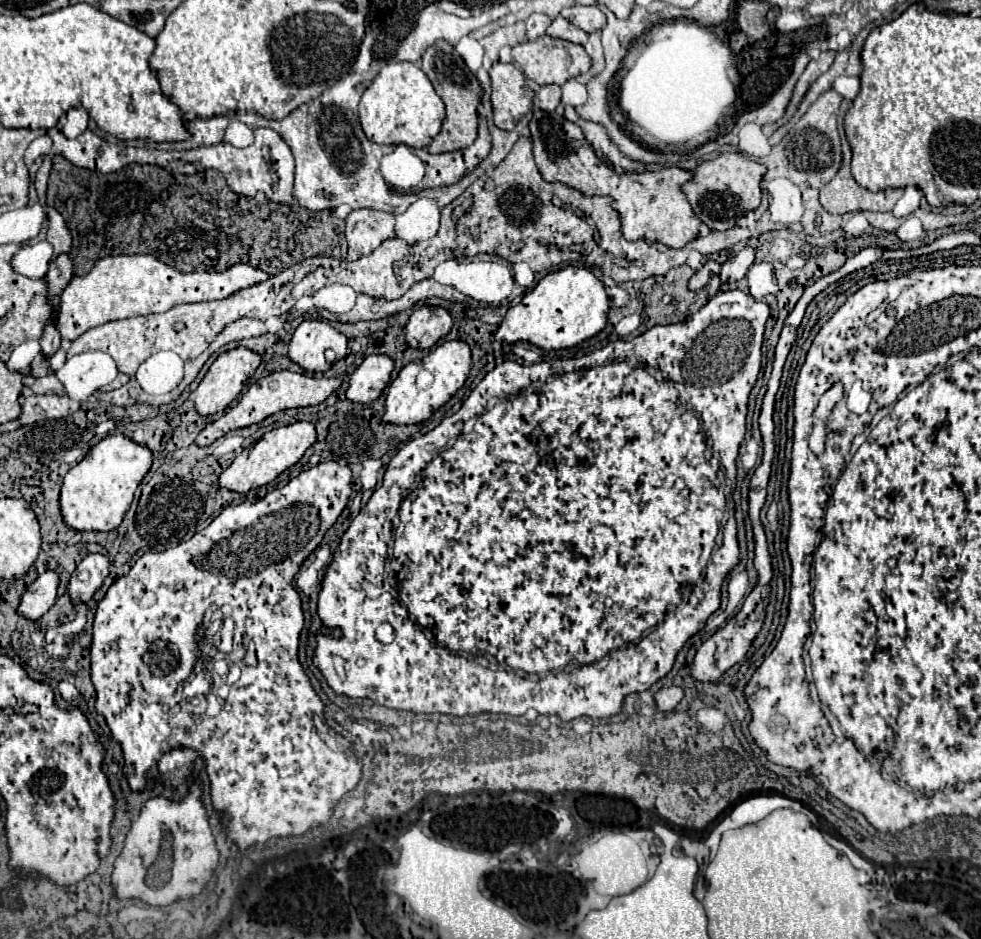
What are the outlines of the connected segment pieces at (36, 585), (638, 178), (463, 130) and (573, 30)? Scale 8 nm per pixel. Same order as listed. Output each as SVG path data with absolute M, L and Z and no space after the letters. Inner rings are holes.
M54 571L42 573L22 595L18 613L30 621L40 619L54 605L56 589L58 589L58 575Z
M534 109L530 131L534 143L534 159L542 177L550 183L560 181L570 187L576 187L586 195L610 195L614 199L614 209L620 213L622 233L628 241L660 241L668 247L680 249L698 237L702 221L690 209L690 203L682 193L682 185L692 179L690 171L670 167L660 169L656 173L618 175L596 157L582 131L558 113Z
M436 41L426 49L422 55L420 69L428 75L432 81L436 93L442 97L446 105L446 117L442 123L442 131L428 147L430 153L446 153L446 151L458 151L474 143L478 137L478 105L482 99L482 87L476 79L476 75L466 67L464 59L456 53L456 49L446 41Z
M556 17L552 21L552 25L548 27L546 31L550 37L556 37L556 39L564 39L564 41L572 41L572 43L580 43L580 45L586 45L588 41L588 33L578 29L576 25L572 25L570 21L566 21L564 17Z

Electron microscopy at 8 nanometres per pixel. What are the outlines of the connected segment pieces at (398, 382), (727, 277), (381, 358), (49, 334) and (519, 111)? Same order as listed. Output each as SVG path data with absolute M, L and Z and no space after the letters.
M446 341L434 347L424 359L408 363L388 389L384 421L394 425L416 425L426 421L464 385L470 367L472 367L472 355L470 355L470 347L464 341Z
M744 247L738 255L734 255L732 259L728 259L728 261L722 265L720 279L722 279L724 283L736 283L736 281L740 281L740 279L746 275L748 267L752 265L752 261L754 261L754 249Z
M368 355L362 365L352 373L346 399L352 403L372 403L390 381L394 361L386 355Z
M50 323L42 335L42 355L44 357L52 357L60 347L60 333L56 331L56 327Z
M494 63L490 79L494 123L500 129L514 129L516 123L532 109L534 89L530 93L528 79L514 63Z

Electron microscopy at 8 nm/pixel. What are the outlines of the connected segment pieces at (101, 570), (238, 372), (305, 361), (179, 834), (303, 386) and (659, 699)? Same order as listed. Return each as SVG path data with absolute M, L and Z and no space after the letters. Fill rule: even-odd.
M88 555L82 559L82 563L76 567L70 585L68 585L68 593L70 593L70 601L74 605L78 603L86 603L94 597L94 593L102 587L104 579L108 577L108 559L104 555Z
M236 347L232 351L226 351L222 355L218 355L218 359L210 365L208 373L200 381L198 389L194 391L196 411L200 415L214 415L218 411L226 411L230 407L230 403L242 393L242 389L246 387L248 379L254 375L254 371L256 371L256 367L260 363L262 363L260 355L250 351L250 349L246 349L246 347Z
M306 319L296 327L290 339L288 357L304 371L324 373L330 369L330 365L324 359L324 351L332 349L336 357L342 359L346 355L346 345L348 345L346 337L328 323Z
M192 783L188 797L180 803L168 801L164 797L154 797L154 799L144 803L140 817L132 823L130 833L126 835L122 853L114 861L114 871L112 871L114 897L118 897L118 899L140 899L142 903L148 903L148 905L170 905L170 903L180 901L180 899L190 899L206 887L214 869L218 867L220 853L216 849L216 843L214 843L200 795L202 795L200 787L196 783ZM164 833L170 833L174 837L172 879L162 889L150 889L144 883L144 877L146 877L148 867L160 855L160 845L162 845Z
M276 371L260 381L256 381L244 395L242 399L238 401L236 407L228 409L220 419L216 419L214 423L208 423L200 435L196 437L196 445L198 447L206 447L206 445L212 445L218 437L226 435L228 431L232 429L244 429L244 427L250 427L250 425L256 425L256 423L262 423L266 417L274 415L274 413L280 413L284 409L292 409L292 407L308 407L308 405L318 405L322 403L324 399L328 399L338 387L340 387L340 379L338 377L308 377L308 375L302 375L302 373L292 373L292 371Z
M662 687L656 691L654 695L654 701L656 701L656 707L660 711L672 711L678 701L682 699L682 691L678 687Z

